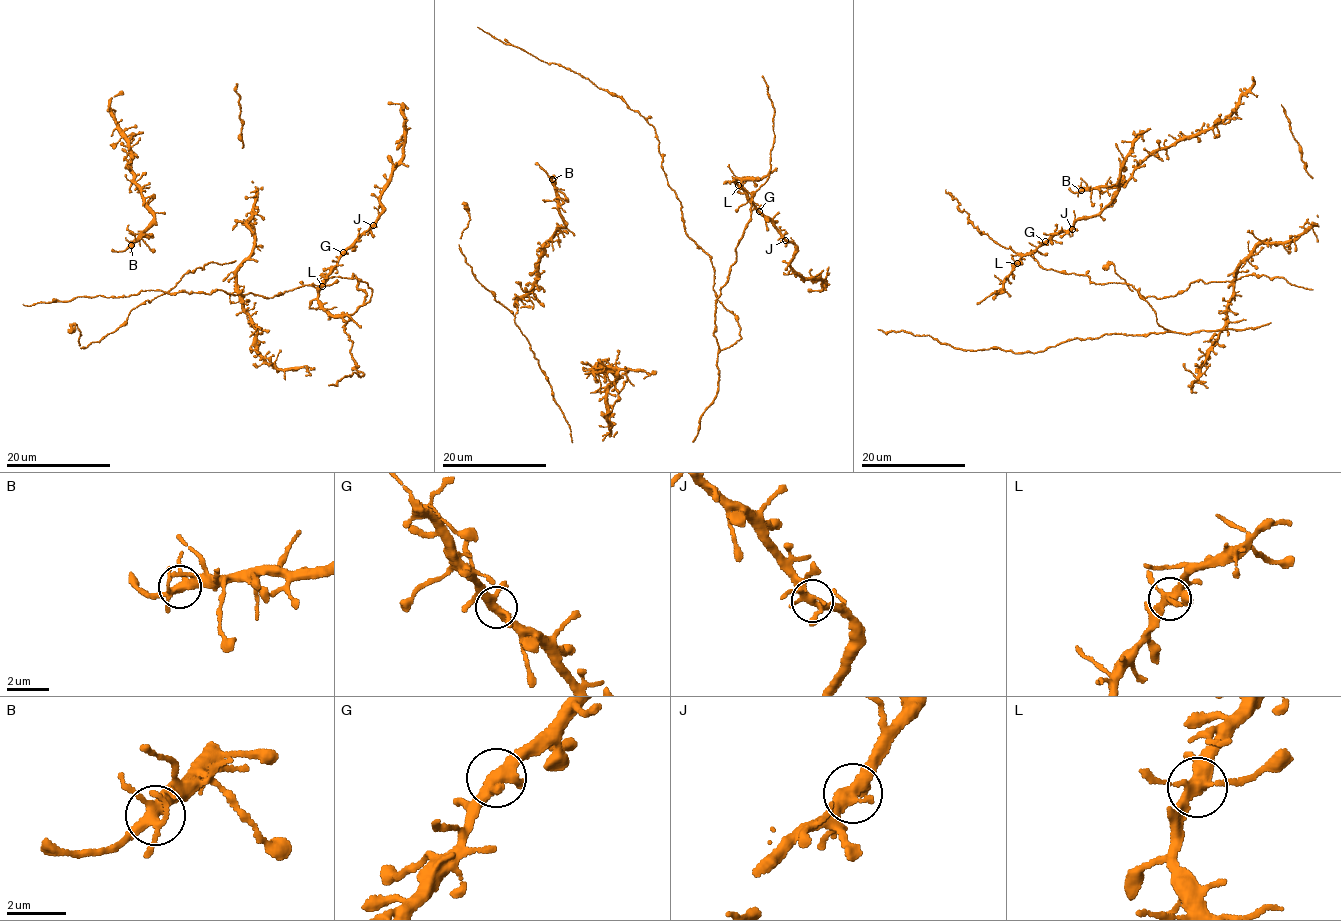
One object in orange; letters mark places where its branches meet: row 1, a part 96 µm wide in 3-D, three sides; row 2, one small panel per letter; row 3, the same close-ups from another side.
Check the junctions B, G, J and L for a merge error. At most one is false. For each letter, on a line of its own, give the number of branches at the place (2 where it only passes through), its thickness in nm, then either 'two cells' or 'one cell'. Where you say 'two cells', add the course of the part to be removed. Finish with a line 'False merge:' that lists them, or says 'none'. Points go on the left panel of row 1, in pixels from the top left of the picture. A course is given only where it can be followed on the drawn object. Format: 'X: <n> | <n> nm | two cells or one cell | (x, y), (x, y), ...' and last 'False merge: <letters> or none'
B: 6 | 340 nm | one cell
G: 4 | 320 nm | one cell
J: 5 | 320 nm | one cell
L: 5 | 320 nm | one cell
False merge: none

